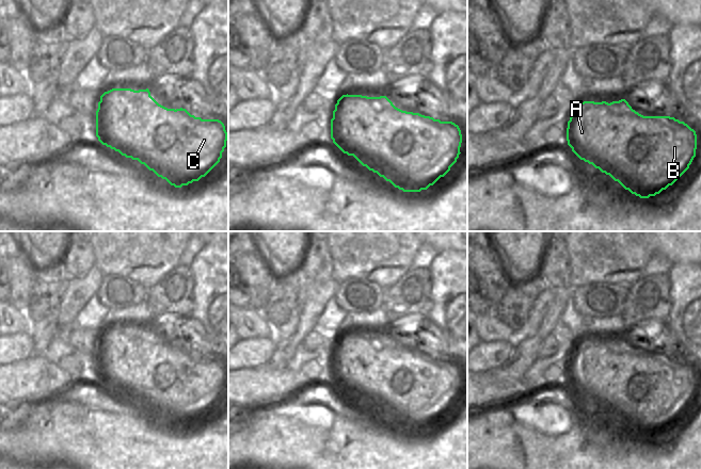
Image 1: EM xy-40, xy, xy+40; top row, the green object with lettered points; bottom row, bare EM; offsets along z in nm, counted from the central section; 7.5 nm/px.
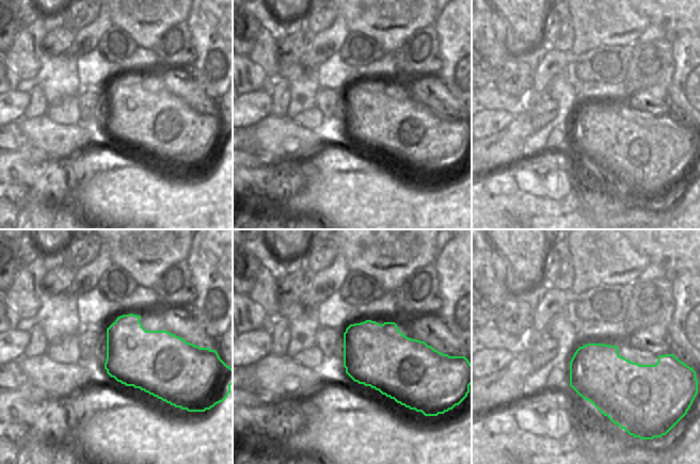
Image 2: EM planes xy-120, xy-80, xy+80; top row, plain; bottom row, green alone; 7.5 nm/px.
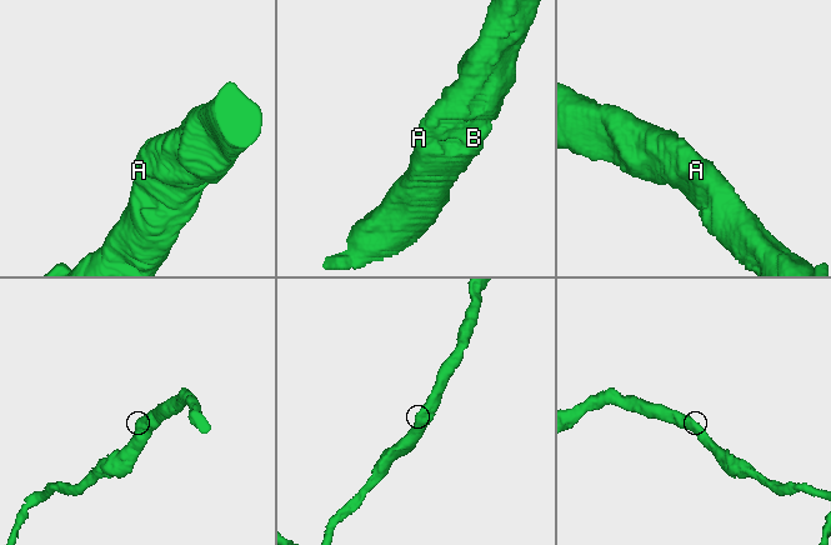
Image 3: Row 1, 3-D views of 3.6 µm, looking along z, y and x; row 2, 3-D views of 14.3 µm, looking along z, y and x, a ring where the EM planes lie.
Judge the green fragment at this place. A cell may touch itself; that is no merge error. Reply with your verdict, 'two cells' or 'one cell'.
one cell

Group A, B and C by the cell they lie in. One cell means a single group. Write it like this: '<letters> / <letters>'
A B C

